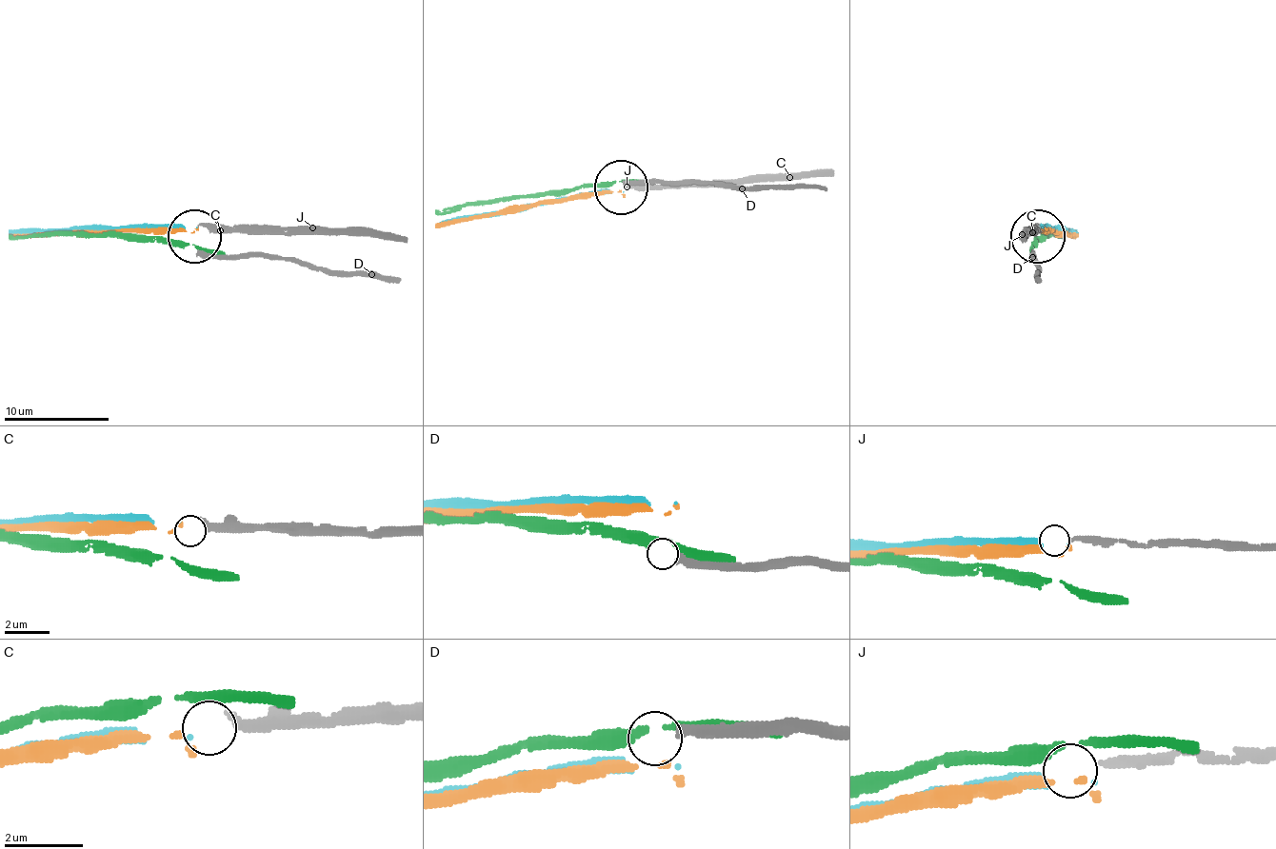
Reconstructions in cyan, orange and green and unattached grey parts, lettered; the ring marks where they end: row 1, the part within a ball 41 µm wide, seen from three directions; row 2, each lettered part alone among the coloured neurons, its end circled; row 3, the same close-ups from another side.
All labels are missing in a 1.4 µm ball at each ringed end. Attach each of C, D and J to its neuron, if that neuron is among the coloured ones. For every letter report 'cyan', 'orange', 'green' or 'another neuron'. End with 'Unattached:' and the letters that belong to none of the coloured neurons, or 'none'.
C: orange
D: another neuron
J: cyan
Unattached: D

